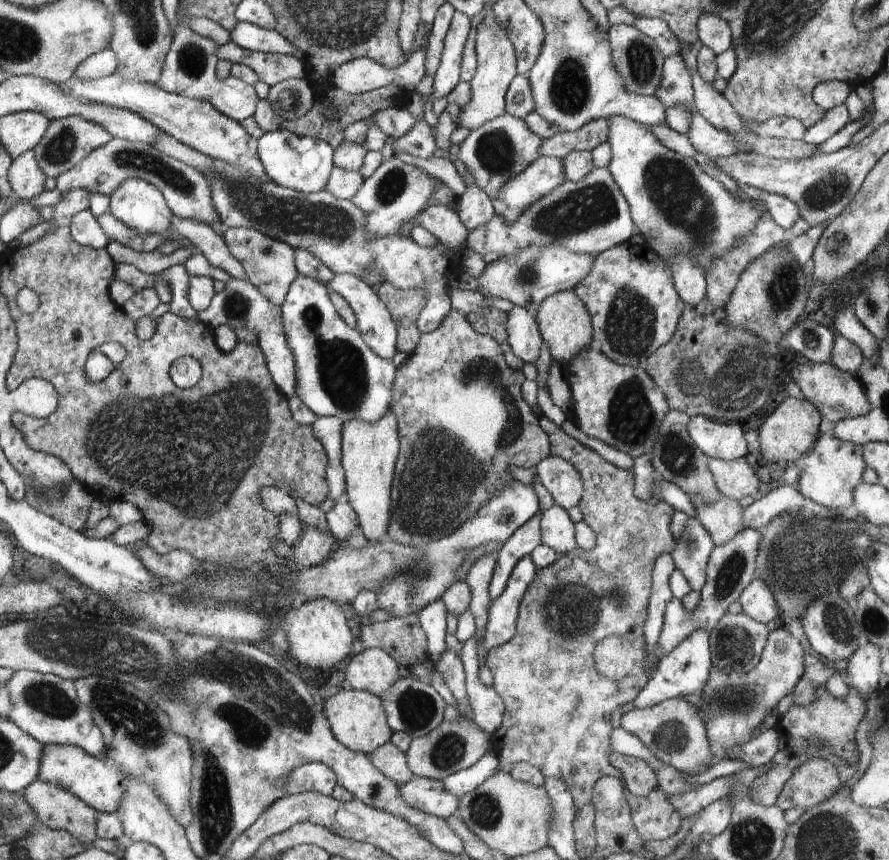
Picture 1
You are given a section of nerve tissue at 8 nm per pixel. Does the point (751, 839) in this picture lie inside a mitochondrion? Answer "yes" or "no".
yes

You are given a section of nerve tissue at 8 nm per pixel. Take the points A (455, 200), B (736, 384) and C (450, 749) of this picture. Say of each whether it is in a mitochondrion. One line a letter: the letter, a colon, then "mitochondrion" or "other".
A: other
B: mitochondrion
C: mitochondrion

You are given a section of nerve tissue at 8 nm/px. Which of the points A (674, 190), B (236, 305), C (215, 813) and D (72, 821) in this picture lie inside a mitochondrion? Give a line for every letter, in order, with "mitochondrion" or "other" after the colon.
A: mitochondrion
B: mitochondrion
C: mitochondrion
D: other

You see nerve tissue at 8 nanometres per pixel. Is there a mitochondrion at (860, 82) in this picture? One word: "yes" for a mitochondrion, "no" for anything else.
no

